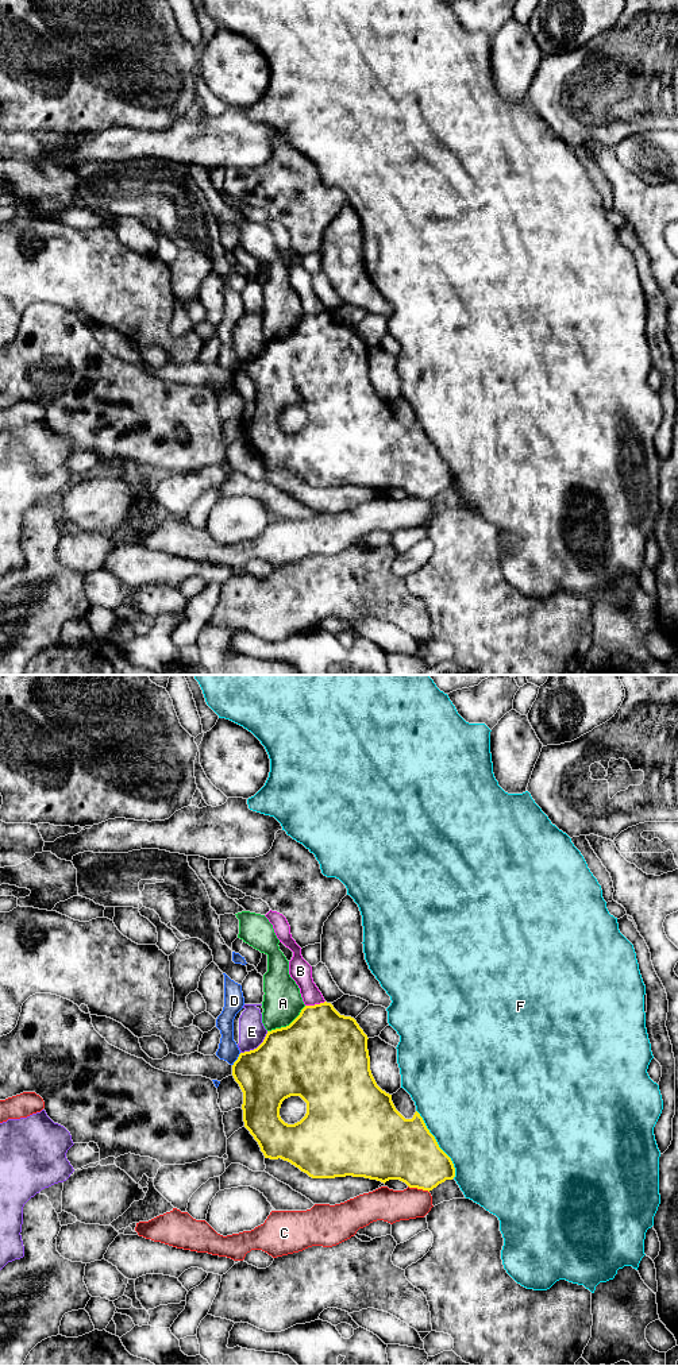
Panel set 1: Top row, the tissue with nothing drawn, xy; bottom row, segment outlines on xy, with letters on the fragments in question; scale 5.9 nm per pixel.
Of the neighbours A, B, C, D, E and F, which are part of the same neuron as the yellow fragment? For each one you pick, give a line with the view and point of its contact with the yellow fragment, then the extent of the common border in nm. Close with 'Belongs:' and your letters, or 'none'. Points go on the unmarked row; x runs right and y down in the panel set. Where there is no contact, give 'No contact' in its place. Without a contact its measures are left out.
Belongs: none

